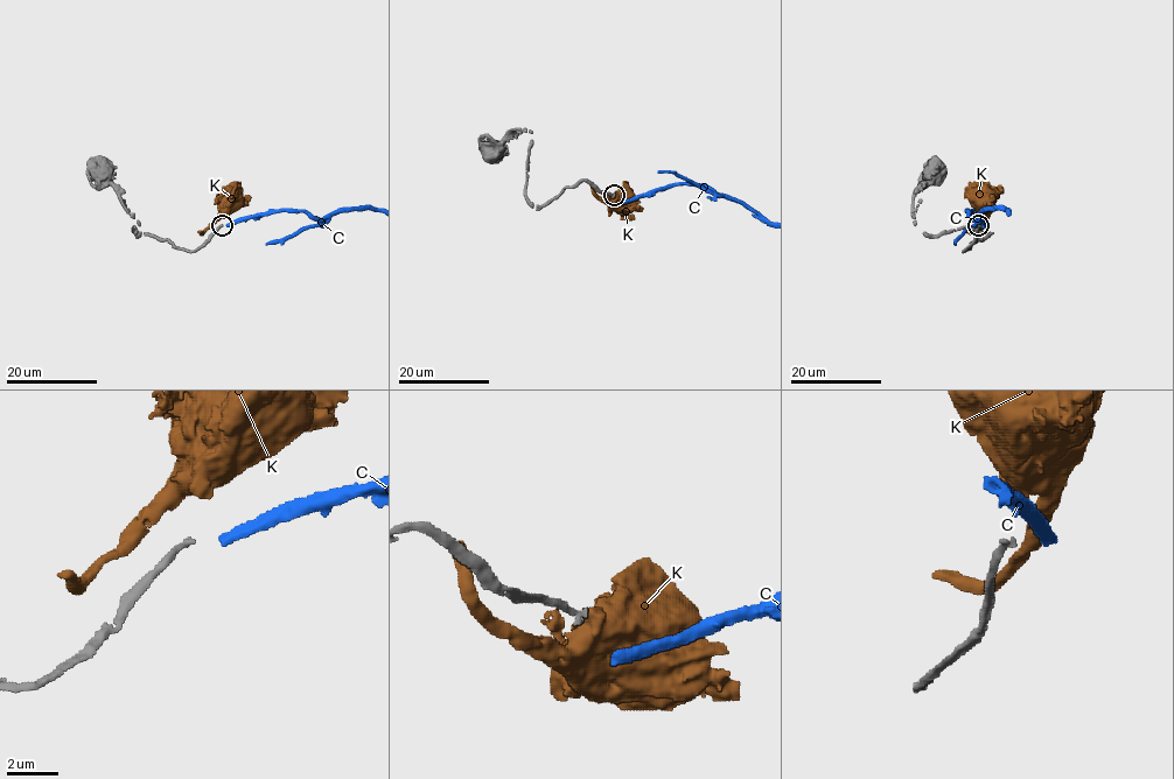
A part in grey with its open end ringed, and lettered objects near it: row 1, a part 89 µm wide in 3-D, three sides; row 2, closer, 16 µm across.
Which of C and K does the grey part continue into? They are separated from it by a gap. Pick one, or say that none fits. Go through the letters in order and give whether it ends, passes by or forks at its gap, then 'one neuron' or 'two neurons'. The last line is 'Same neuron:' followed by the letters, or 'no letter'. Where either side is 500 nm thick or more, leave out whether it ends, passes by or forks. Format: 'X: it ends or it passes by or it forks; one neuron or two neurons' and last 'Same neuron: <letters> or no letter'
C: it ends; two neurons
K: two neurons
Same neuron: no letter

